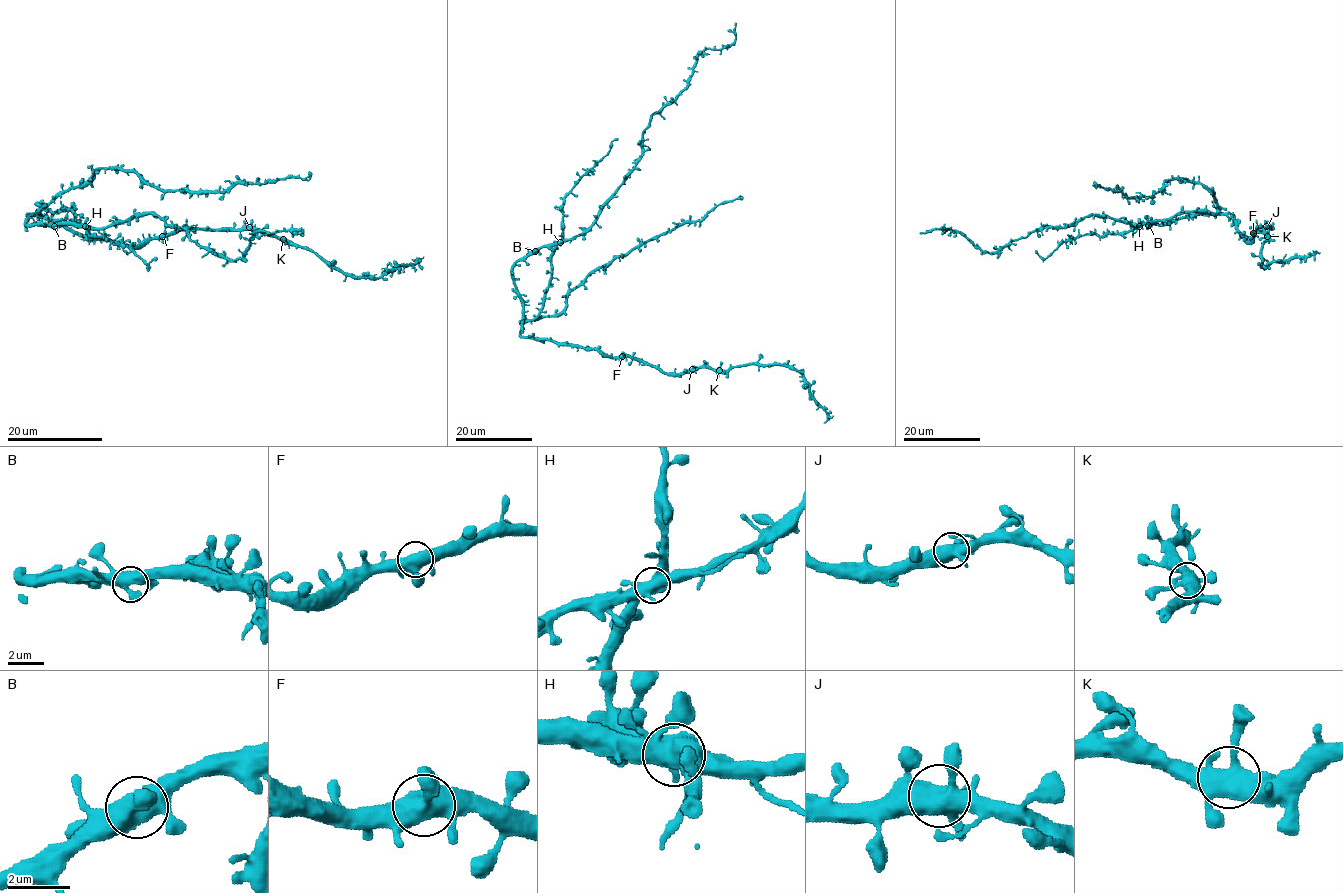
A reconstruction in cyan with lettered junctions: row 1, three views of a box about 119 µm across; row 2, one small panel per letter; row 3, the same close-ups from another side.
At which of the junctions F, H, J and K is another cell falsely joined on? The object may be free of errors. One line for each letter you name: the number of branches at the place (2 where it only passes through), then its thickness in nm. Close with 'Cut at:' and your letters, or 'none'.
Cut at: none

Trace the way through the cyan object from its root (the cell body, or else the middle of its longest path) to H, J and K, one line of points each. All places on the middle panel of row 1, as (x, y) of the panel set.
H: (515, 285), (513, 266), (518, 261), (542, 246), (556, 245), (560, 241)
J: (515, 285), (522, 307), (522, 336), (597, 349), (614, 357), (632, 357), (665, 372), (692, 369)
K: (515, 285), (522, 336), (632, 357), (665, 372), (719, 370)

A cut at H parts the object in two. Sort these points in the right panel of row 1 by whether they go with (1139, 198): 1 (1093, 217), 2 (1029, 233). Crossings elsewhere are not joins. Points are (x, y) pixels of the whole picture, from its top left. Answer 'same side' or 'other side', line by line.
1: other side
2: other side

